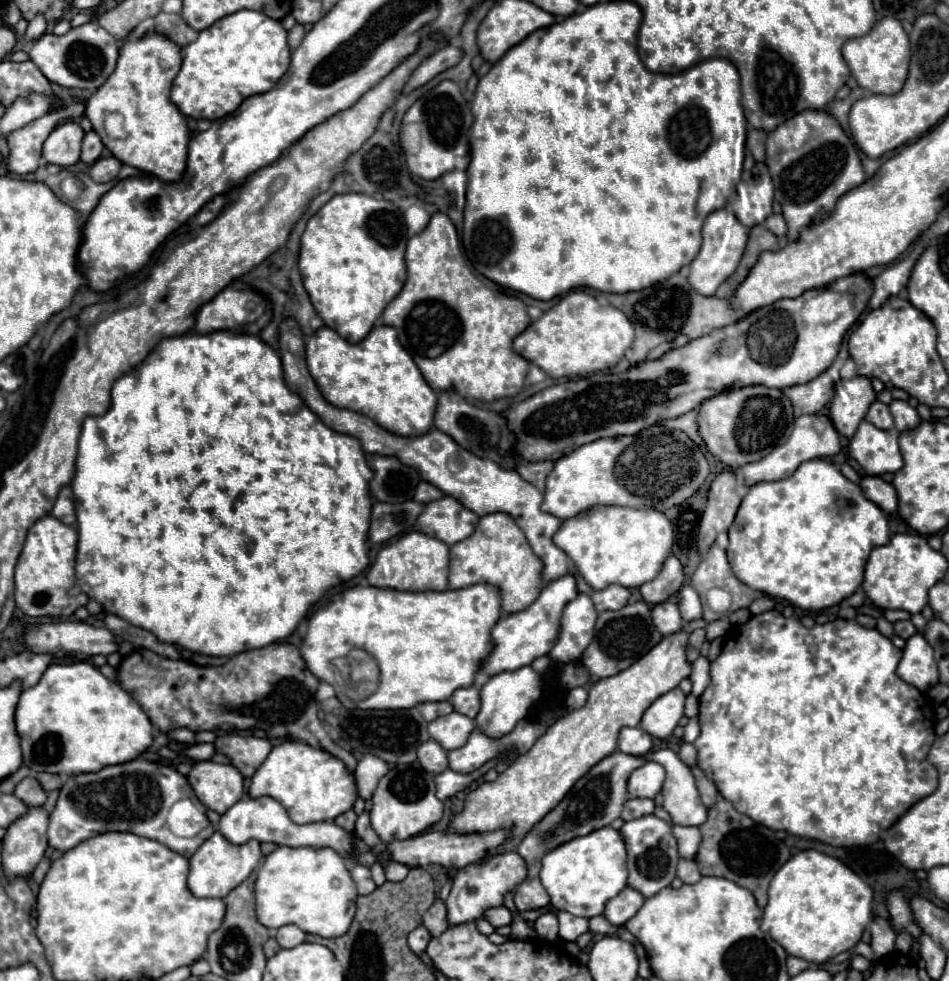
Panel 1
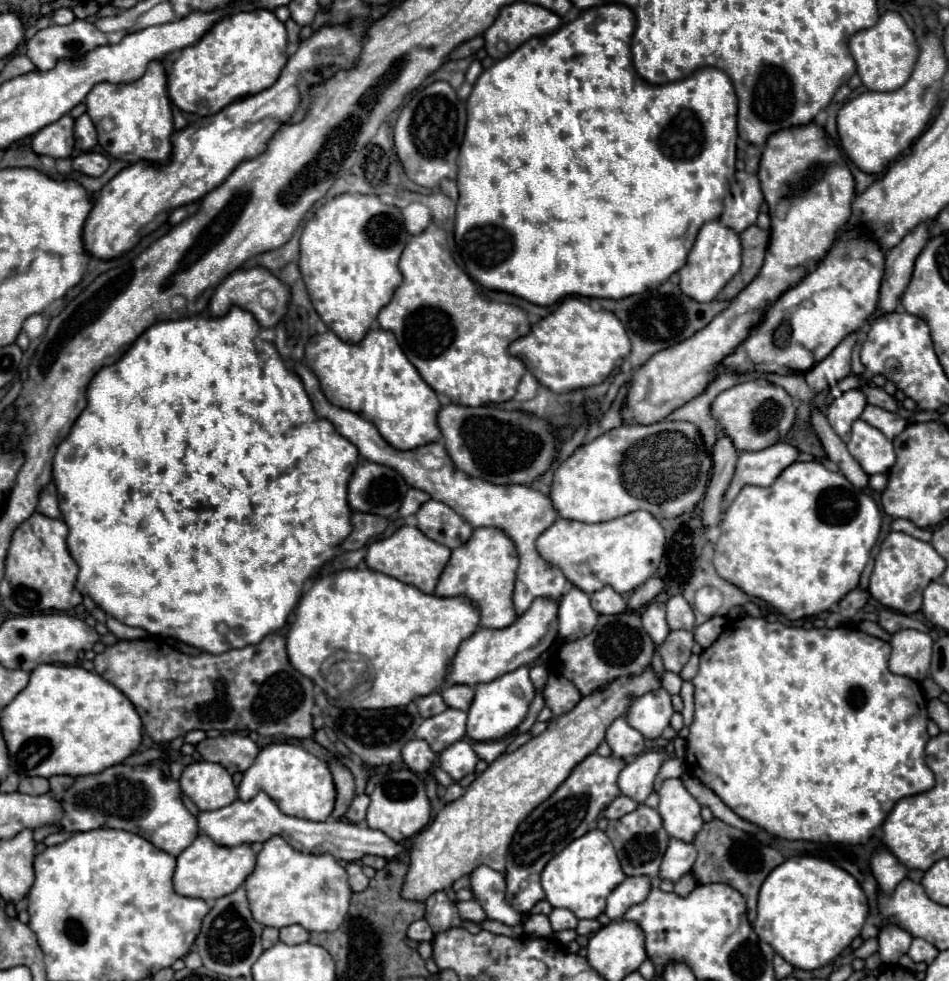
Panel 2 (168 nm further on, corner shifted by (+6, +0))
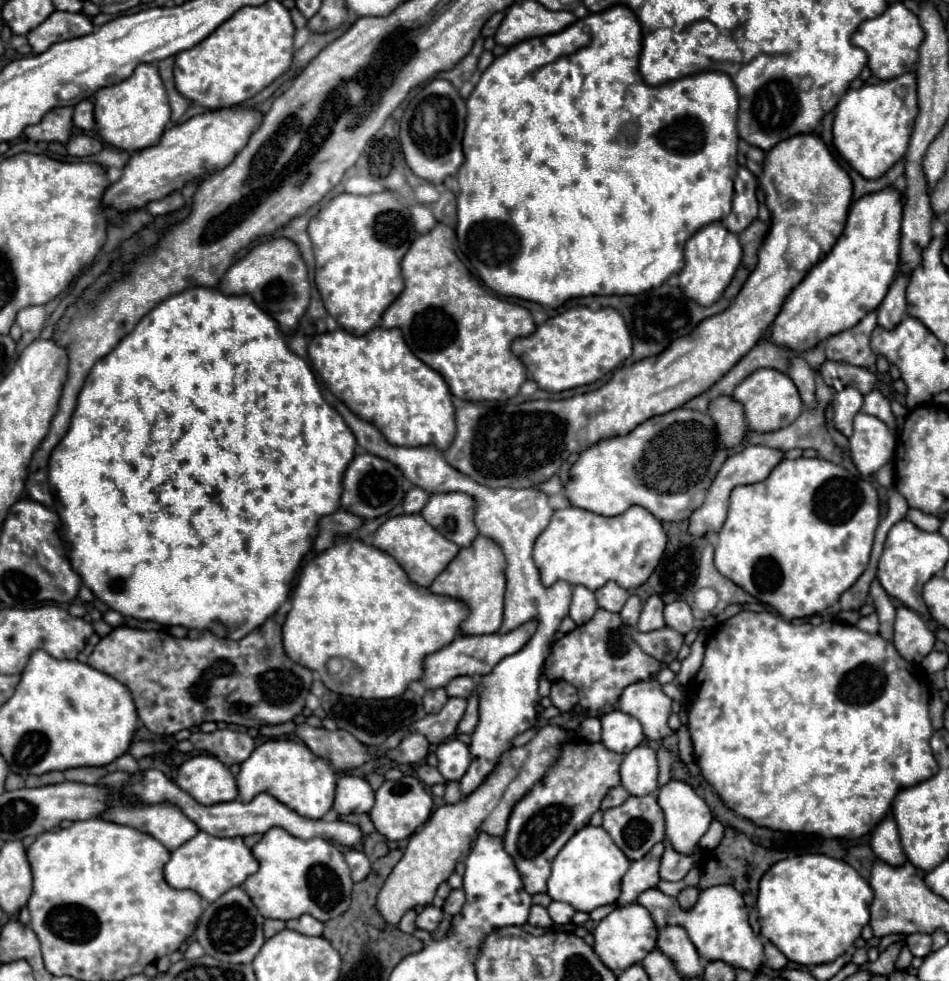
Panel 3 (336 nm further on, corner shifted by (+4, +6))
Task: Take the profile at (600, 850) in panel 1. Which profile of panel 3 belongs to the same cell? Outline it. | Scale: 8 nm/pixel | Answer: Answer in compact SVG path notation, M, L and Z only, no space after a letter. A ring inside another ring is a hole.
M586 825L570 837L552 861L552 875L548 879L548 895L554 901L572 905L576 911L590 913L600 905L614 905L620 895L620 883L630 867L630 859L614 845L602 827Z

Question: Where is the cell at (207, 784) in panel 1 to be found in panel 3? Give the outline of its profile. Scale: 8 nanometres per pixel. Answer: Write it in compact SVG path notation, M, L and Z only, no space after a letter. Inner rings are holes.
M196 755L184 761L178 769L176 783L202 805L216 805L238 797L234 775L212 755Z

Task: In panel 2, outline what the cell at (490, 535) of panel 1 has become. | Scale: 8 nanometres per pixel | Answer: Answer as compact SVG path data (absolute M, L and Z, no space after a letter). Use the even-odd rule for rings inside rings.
M478 527L474 529L472 537L458 549L452 551L450 561L444 567L444 573L436 585L438 597L454 597L466 595L468 599L480 605L482 627L502 629L516 621L514 609L514 583L516 583L516 569L518 569L518 551L512 539L498 527Z

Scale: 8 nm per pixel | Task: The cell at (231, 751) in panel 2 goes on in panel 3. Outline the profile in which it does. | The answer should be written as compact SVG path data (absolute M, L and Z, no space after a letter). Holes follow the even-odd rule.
M218 729L214 733L194 731L192 745L196 751L206 751L218 757L224 765L242 763L254 751L254 741L248 733L230 731L230 729Z

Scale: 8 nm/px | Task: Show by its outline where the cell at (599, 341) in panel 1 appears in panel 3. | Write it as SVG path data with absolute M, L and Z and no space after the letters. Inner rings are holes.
M574 307L548 319L532 335L516 339L512 343L512 351L522 359L540 389L560 393L594 383L608 371L616 369L632 355L632 339L622 315L618 315L612 307L600 311Z

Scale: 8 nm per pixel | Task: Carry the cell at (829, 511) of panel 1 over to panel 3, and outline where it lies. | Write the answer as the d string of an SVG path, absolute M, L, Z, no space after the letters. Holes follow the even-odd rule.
M820 457L784 459L764 481L732 491L728 517L718 533L716 569L758 601L774 607L784 619L810 617L832 607L864 573L878 521L878 495L868 481Z

